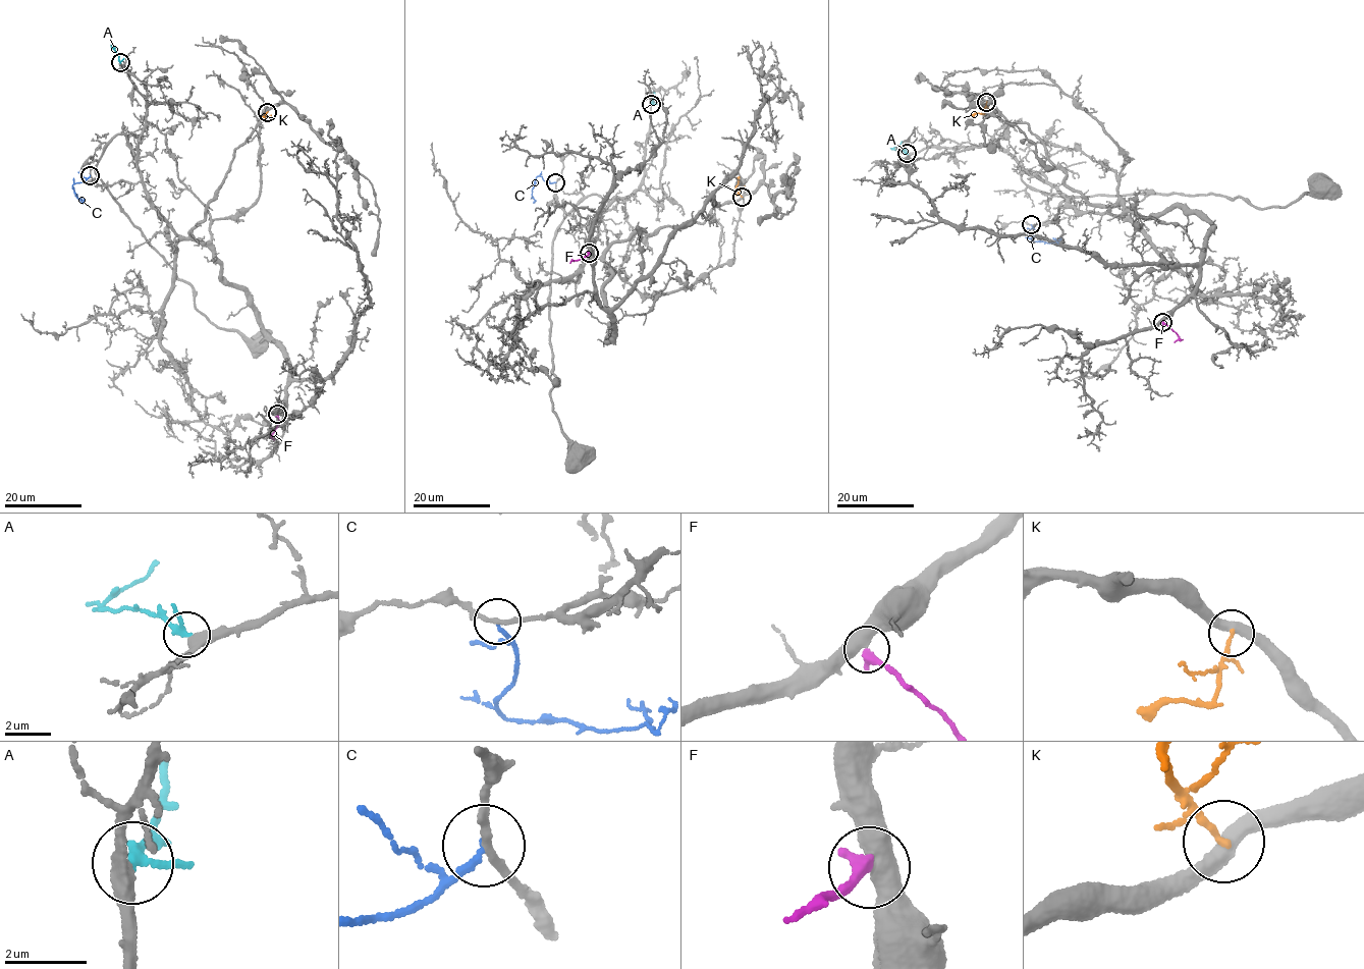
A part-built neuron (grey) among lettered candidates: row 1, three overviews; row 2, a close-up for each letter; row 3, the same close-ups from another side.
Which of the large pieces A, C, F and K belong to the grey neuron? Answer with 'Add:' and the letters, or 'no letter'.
Add: A, F

